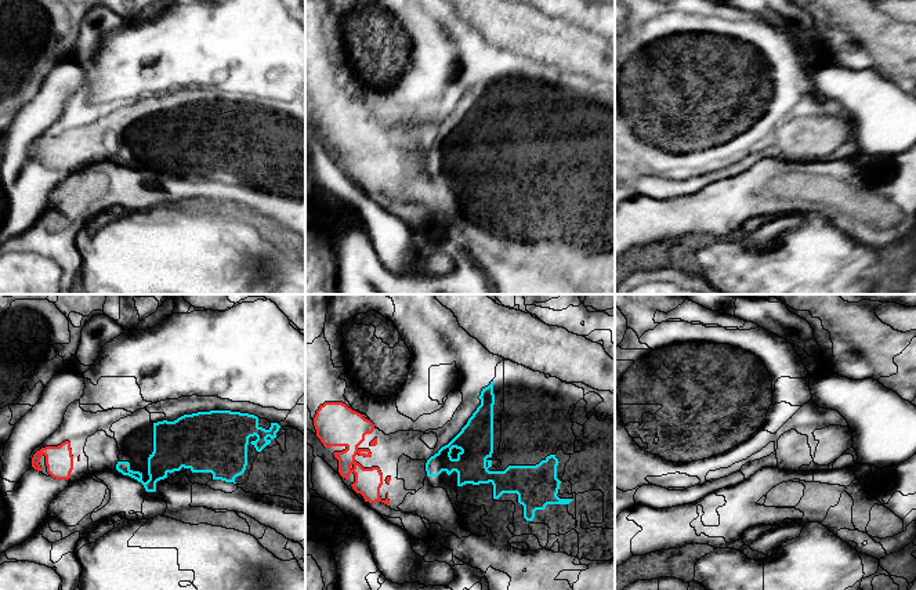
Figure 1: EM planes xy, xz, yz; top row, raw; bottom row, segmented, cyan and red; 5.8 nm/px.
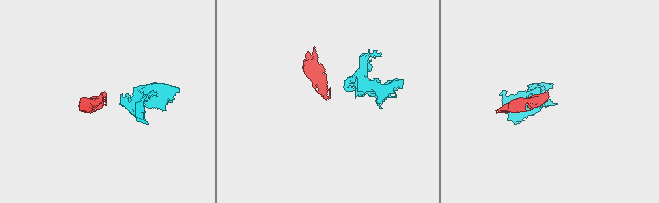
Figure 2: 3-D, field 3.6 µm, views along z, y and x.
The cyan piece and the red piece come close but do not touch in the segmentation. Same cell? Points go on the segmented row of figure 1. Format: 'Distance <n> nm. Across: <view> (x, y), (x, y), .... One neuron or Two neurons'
Distance 220 nm. Across: xz (426, 470), (390, 477). One neuron

